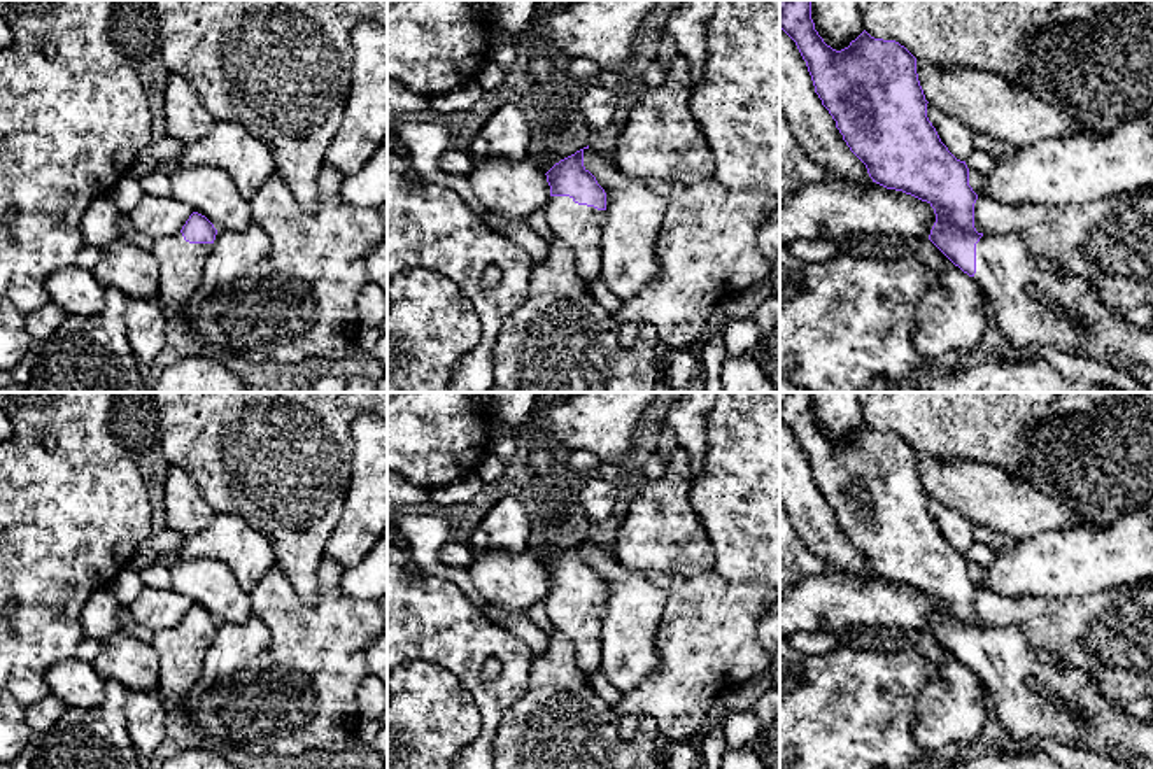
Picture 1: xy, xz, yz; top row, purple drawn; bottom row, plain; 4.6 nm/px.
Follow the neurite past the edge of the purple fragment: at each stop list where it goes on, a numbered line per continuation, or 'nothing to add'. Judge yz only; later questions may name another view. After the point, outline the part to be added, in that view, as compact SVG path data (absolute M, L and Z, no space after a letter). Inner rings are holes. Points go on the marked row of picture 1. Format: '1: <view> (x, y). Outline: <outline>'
1: yz (1066, 312). Outline: M983 235L976 243L974 282L992 305L1002 338L1013 350L1053 345L1093 361L1107 363L1142 382L1153 392L1153 329L1128 322L1113 312L1099 291L1071 275L1053 275L1034 263L1023 235Z

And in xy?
1: xy (300, 302). Outline: M331 163L319 172L319 208L303 210L286 182L273 173L249 201L252 219L272 240L272 250L226 291L202 298L203 265L214 243L189 243L182 233L158 238L152 254L161 268L158 296L165 307L191 322L216 352L240 356L252 364L298 364L314 357L343 359L357 350L357 298L370 284L366 256L386 242L378 207L342 200L345 173Z

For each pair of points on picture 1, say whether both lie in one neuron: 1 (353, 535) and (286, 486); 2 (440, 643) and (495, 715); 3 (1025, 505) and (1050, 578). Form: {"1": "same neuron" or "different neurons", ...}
{"1": "different neurons", "2": "same neuron", "3": "different neurons"}

